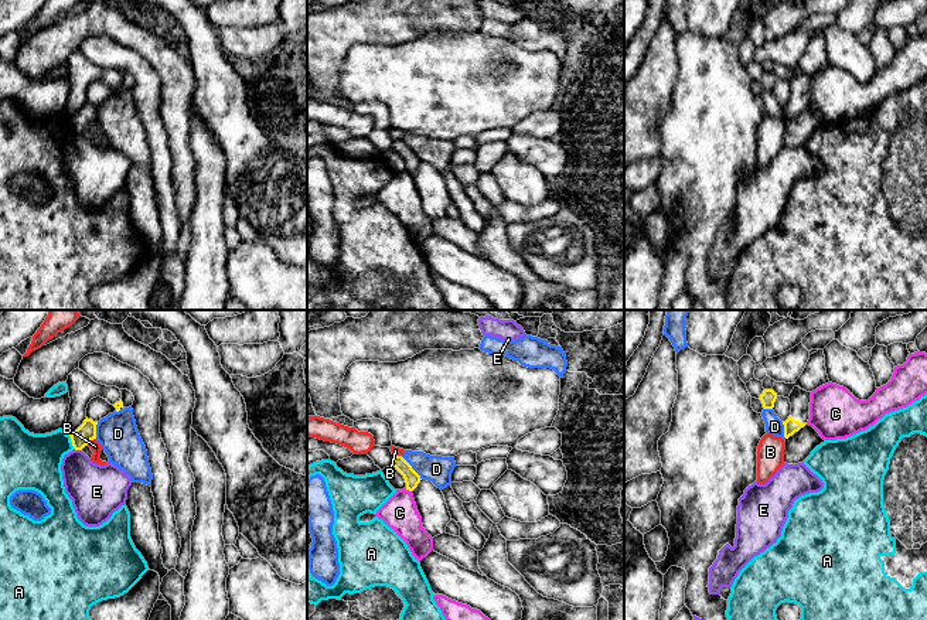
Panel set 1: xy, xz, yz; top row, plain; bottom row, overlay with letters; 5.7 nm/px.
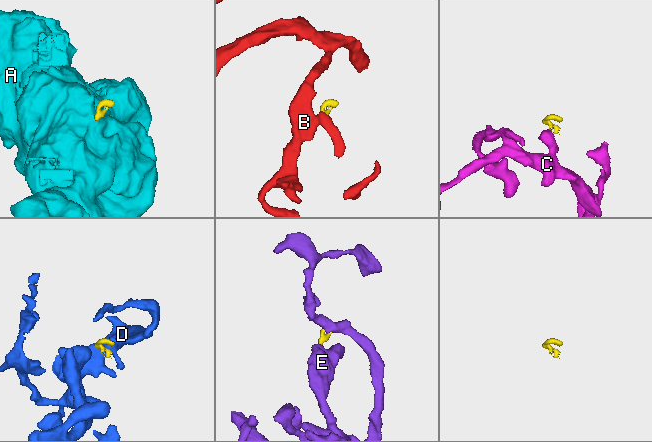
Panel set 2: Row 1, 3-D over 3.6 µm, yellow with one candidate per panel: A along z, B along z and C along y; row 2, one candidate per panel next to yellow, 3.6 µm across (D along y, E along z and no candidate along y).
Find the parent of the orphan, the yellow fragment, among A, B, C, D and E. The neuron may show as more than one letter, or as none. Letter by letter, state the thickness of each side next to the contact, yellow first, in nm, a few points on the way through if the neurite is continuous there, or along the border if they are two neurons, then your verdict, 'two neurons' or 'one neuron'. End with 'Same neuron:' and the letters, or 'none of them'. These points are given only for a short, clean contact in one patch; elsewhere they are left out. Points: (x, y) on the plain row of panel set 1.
A: 110 nm thick on the yellow side, 320 nm on the other; border along xy (68, 118), (74, 130); two neurons
B: 110 nm thick on the yellow side, 70 nm on the other; border along xy (95, 121), (87, 126); two neurons
C: 90 nm thick on the yellow side, 200 nm on the other; border along xz (405, 171), (409, 174); two neurons
D: 90 nm thick on the yellow side, 160 nm on the other; border along xz (402, 140), (422, 162); two neurons
E: 110 nm thick on the yellow side, 280 nm on the other; border along xy (74, 130), (81, 133); two neurons
Same neuron: none of them

